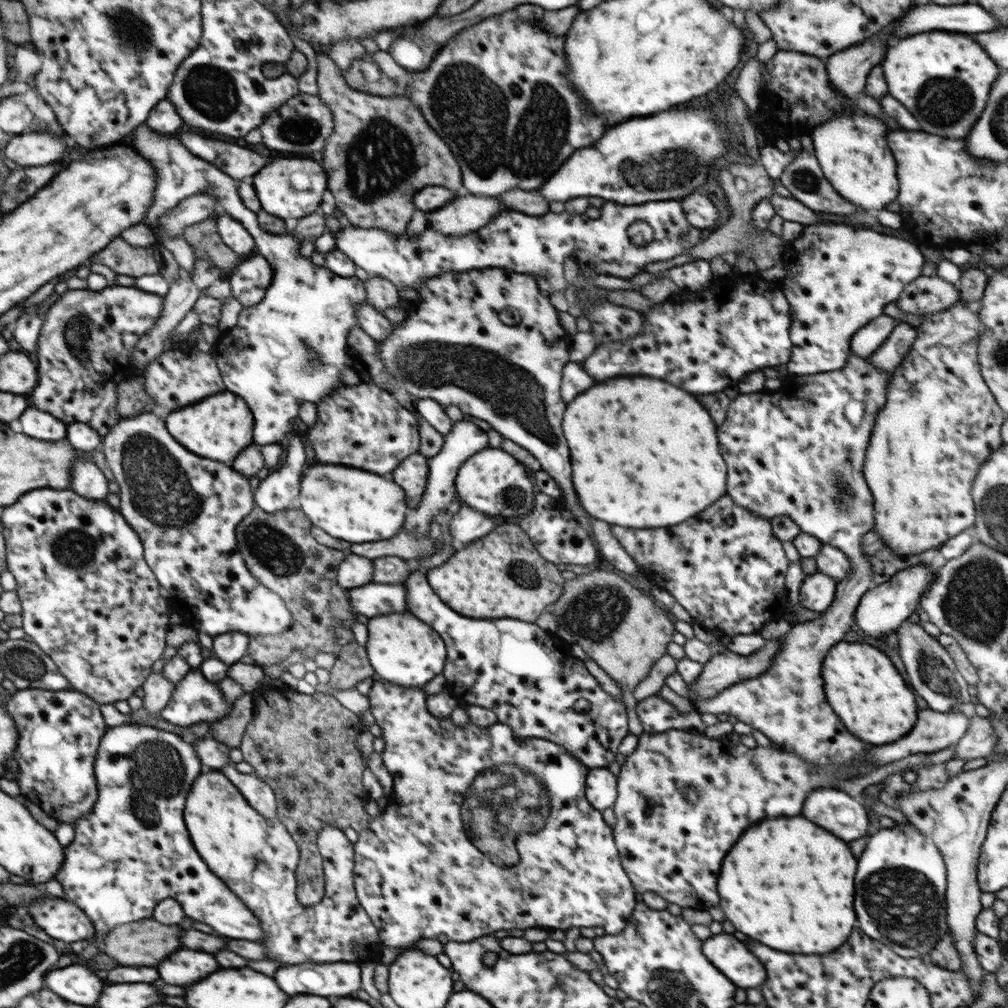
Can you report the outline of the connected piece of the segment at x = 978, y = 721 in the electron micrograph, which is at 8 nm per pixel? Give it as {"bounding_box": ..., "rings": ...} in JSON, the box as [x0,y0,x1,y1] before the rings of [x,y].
{"bounding_box":[953,715,995,760],"rings":[[[975,715],[971,718],[968,731],[953,746],[954,758],[962,760],[976,760],[992,754],[995,746],[994,728],[988,718]]]}

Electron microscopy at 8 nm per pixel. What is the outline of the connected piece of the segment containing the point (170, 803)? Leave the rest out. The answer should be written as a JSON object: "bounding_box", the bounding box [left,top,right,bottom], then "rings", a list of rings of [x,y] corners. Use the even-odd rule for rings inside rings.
{"bounding_box":[56,724,265,940],"rings":[[[128,724],[110,727],[102,736],[94,761],[98,798],[92,811],[75,822],[76,836],[64,847],[65,864],[56,878],[62,885],[64,897],[77,903],[89,915],[97,930],[95,938],[106,937],[118,924],[150,918],[157,905],[166,898],[174,898],[187,918],[209,924],[218,935],[242,940],[265,937],[264,927],[254,911],[212,873],[192,844],[183,818],[184,802],[200,768],[196,748],[176,733],[170,734],[145,724]]]}

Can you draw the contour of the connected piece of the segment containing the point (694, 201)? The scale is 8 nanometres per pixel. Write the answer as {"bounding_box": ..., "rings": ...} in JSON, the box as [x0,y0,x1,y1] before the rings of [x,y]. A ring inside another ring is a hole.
{"bounding_box":[682,192,721,230],"rings":[[[694,192],[682,200],[682,208],[686,212],[686,219],[692,222],[694,230],[709,229],[718,226],[721,222],[719,211],[716,206],[708,199],[709,195],[703,192]]]}

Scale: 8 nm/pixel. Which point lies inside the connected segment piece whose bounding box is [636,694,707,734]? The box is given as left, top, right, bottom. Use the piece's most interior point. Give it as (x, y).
(656, 715)

